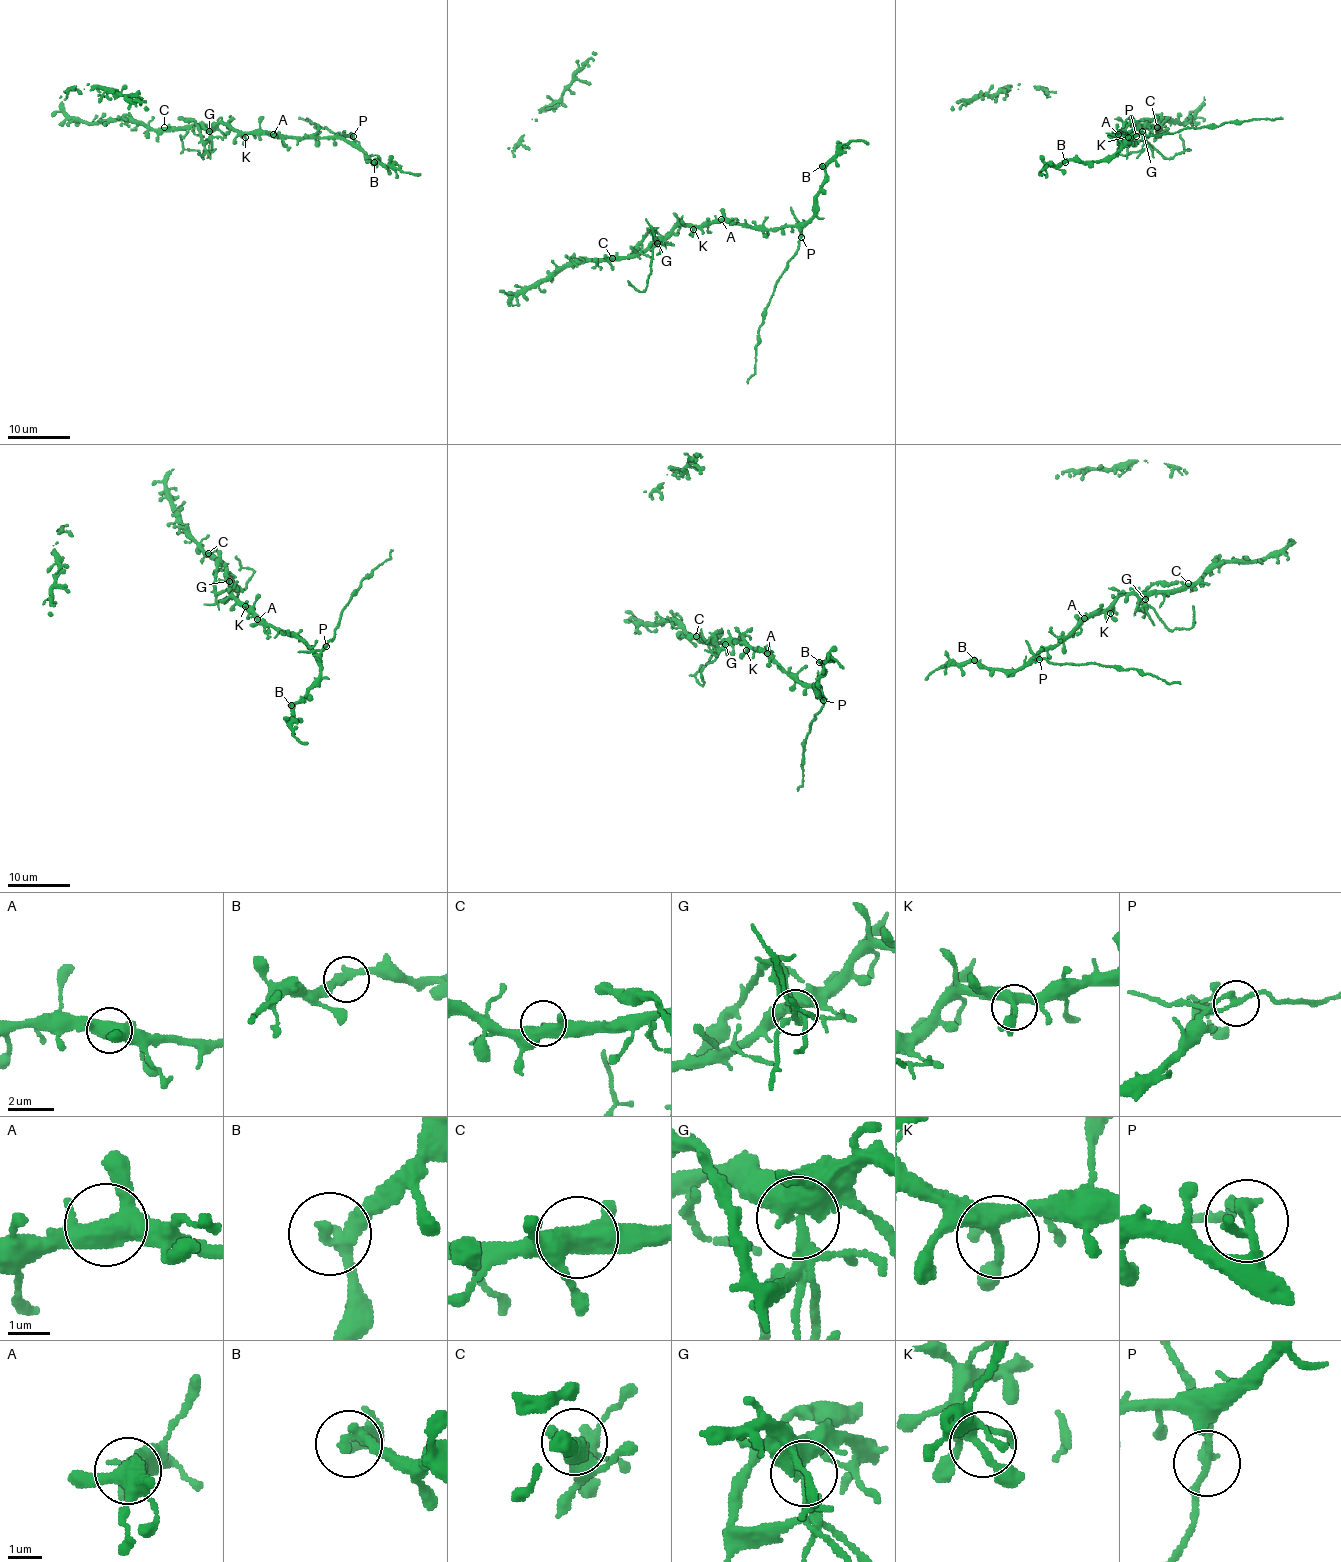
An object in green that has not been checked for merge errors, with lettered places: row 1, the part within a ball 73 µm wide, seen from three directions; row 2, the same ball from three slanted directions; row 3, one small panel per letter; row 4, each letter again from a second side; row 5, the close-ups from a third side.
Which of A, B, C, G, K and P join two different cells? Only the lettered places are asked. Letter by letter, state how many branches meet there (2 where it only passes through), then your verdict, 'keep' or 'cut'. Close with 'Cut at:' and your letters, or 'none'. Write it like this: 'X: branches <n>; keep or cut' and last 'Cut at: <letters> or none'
A: branches 4; keep
B: branches 2; keep
C: branches 4; keep
G: branches 4; cut
K: branches 4; keep
P: branches 2; cut
Cut at: G, P

